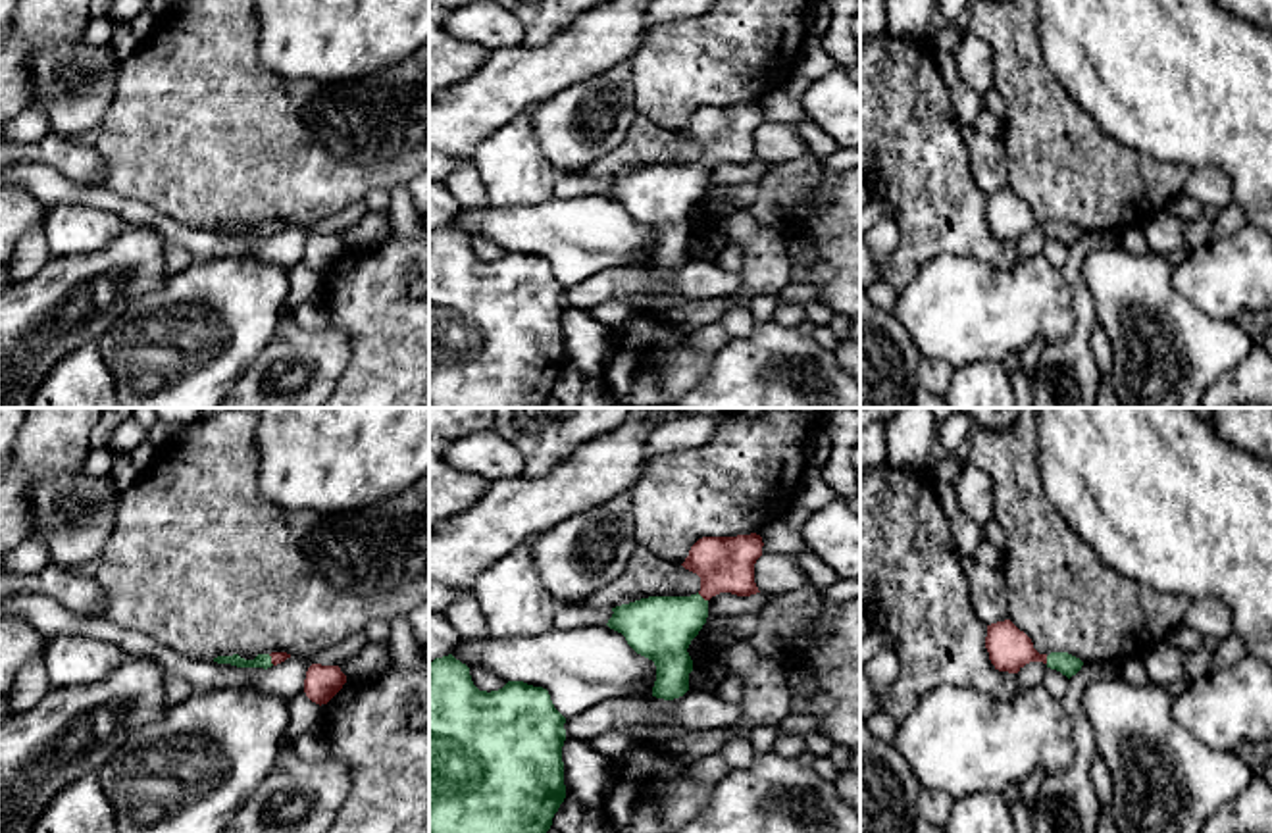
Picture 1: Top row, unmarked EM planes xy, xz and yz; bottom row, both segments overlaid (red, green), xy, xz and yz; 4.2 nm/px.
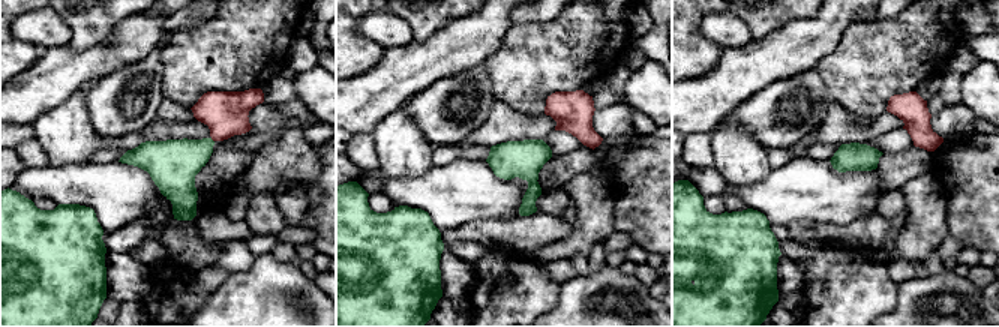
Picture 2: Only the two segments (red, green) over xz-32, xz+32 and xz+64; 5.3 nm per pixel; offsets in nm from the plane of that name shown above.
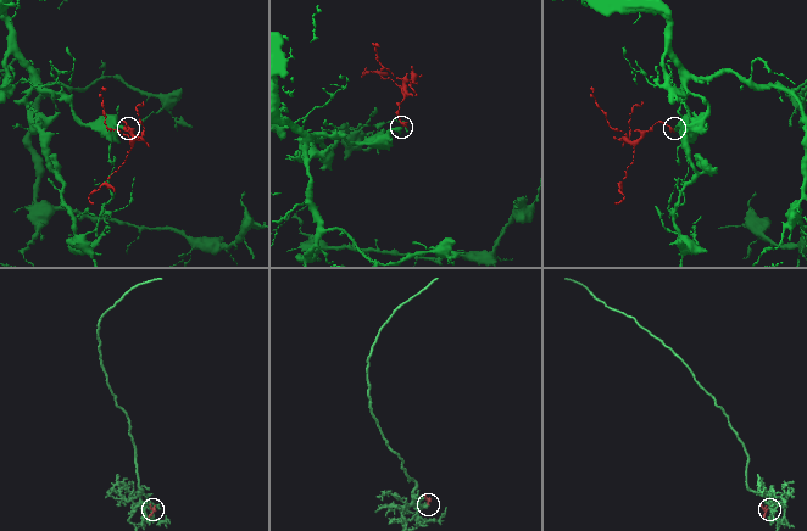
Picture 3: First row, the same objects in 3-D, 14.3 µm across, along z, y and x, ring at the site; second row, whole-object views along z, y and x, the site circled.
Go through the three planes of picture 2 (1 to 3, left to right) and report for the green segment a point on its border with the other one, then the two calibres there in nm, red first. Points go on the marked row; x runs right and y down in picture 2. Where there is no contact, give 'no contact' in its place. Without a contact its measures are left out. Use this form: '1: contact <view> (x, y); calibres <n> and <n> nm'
1: no contact
2: no contact
3: no contact

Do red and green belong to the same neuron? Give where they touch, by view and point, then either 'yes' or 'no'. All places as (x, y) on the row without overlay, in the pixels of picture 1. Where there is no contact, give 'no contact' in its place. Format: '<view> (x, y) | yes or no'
xz (703, 166) | yes

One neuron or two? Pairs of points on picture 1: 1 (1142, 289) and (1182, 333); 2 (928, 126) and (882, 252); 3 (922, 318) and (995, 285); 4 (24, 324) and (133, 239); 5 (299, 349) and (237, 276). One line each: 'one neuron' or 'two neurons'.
1: one neuron
2: two neurons
3: one neuron
4: one neuron
5: two neurons

